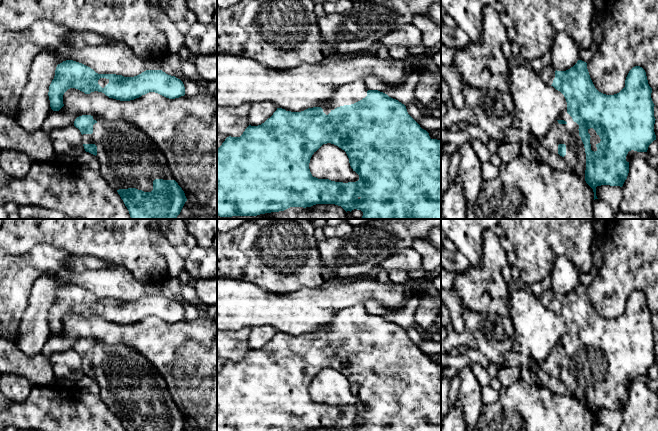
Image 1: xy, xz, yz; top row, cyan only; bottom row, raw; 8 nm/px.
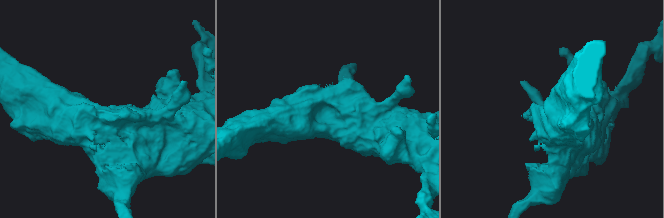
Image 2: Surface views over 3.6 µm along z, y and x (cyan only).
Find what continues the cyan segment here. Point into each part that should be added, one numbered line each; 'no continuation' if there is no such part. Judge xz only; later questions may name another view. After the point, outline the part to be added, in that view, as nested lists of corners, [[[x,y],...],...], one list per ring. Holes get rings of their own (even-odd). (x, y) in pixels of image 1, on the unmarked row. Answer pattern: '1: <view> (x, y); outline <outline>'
1: xz (347, 318); outline [[[363,304],[342,309],[334,315],[330,327],[326,330],[321,330],[321,332],[328,339],[337,331],[351,329],[362,324],[367,320],[367,315]]]

